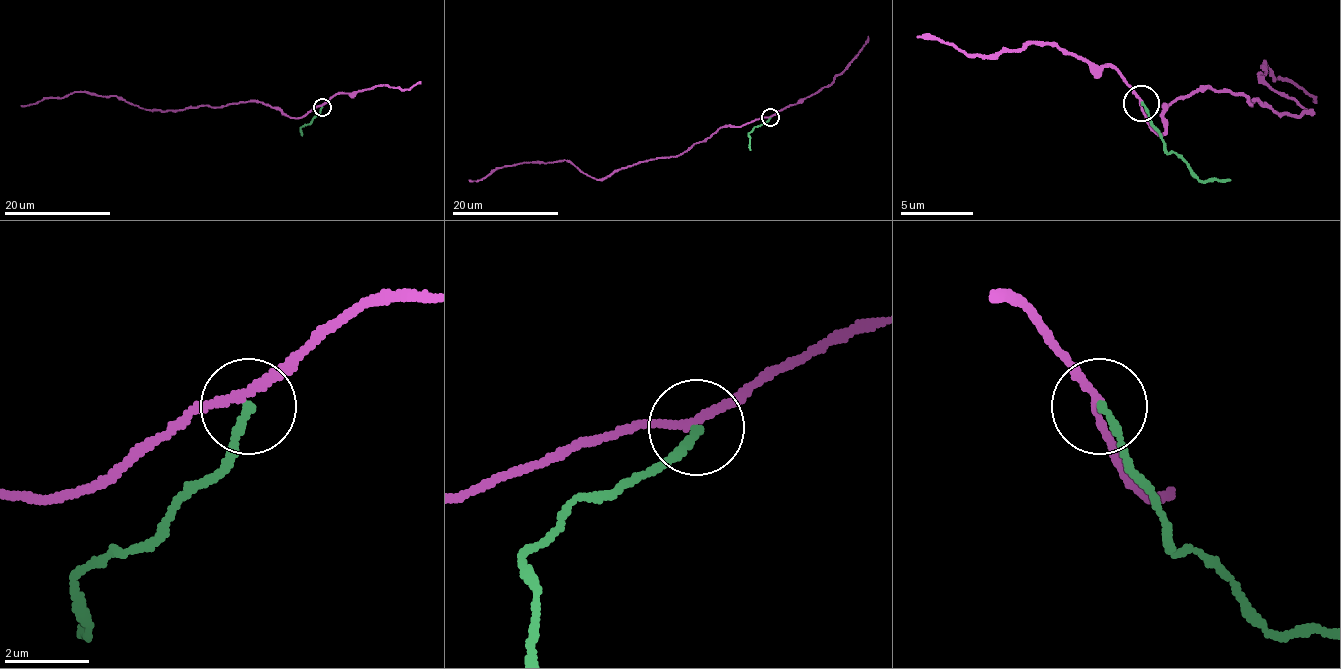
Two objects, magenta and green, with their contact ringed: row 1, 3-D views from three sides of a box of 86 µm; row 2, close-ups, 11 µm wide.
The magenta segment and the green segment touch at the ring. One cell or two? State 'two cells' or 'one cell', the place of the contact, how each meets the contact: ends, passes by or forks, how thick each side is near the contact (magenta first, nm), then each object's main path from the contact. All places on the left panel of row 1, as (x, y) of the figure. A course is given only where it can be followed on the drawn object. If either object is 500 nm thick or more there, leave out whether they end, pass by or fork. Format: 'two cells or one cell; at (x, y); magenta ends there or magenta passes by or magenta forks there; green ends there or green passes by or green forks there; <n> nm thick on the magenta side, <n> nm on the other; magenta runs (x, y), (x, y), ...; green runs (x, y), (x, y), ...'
two cells; at (322, 107); magenta passes by; green ends there; 180 nm thick on the magenta side, 200 nm on the other; magenta runs (321, 106), (293, 118), (255, 101), (146, 110), (117, 96), (84, 92), (20, 105); green runs (321, 106), (319, 114), (300, 129), (303, 134)

